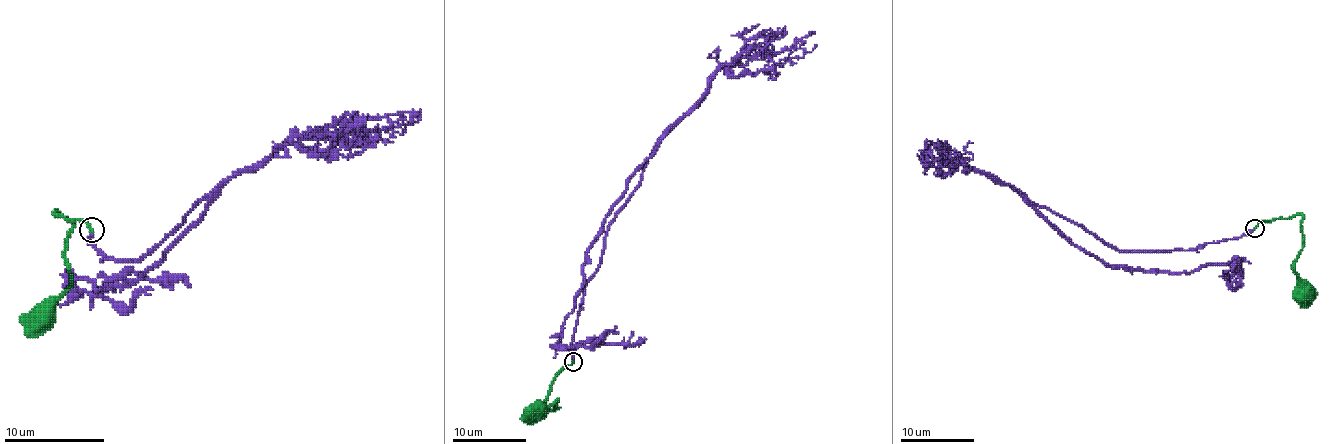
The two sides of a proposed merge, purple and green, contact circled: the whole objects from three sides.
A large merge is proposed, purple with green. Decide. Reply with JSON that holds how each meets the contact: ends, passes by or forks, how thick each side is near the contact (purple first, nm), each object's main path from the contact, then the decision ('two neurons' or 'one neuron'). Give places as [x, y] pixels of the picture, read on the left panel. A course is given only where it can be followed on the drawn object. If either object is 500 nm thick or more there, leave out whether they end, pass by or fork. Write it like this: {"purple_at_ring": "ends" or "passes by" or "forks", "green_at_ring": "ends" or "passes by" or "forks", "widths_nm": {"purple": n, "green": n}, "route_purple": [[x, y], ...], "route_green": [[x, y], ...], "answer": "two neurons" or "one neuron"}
{"purple_at_ring": "ends", "green_at_ring": "ends", "widths_nm": {"purple": 220, "green": 160}, "route_purple": [[92, 232], [107, 259], [137, 259], [205, 199], [137, 279], [75, 279], [190, 287]], "route_green": [[92, 229], [80, 219], [55, 212], [72, 224], [65, 259], [70, 284], [37, 314], [37, 324], [27, 337]], "answer": "one neuron"}

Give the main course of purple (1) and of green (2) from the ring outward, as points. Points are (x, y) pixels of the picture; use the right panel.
1: (1254, 230), (1187, 250), (1119, 250), (1035, 205), (1110, 265), (1239, 274), (1235, 259), (1232, 270)
2: (1254, 228), (1261, 220), (1300, 215), (1302, 250), (1295, 268), (1298, 298), (1308, 307)

